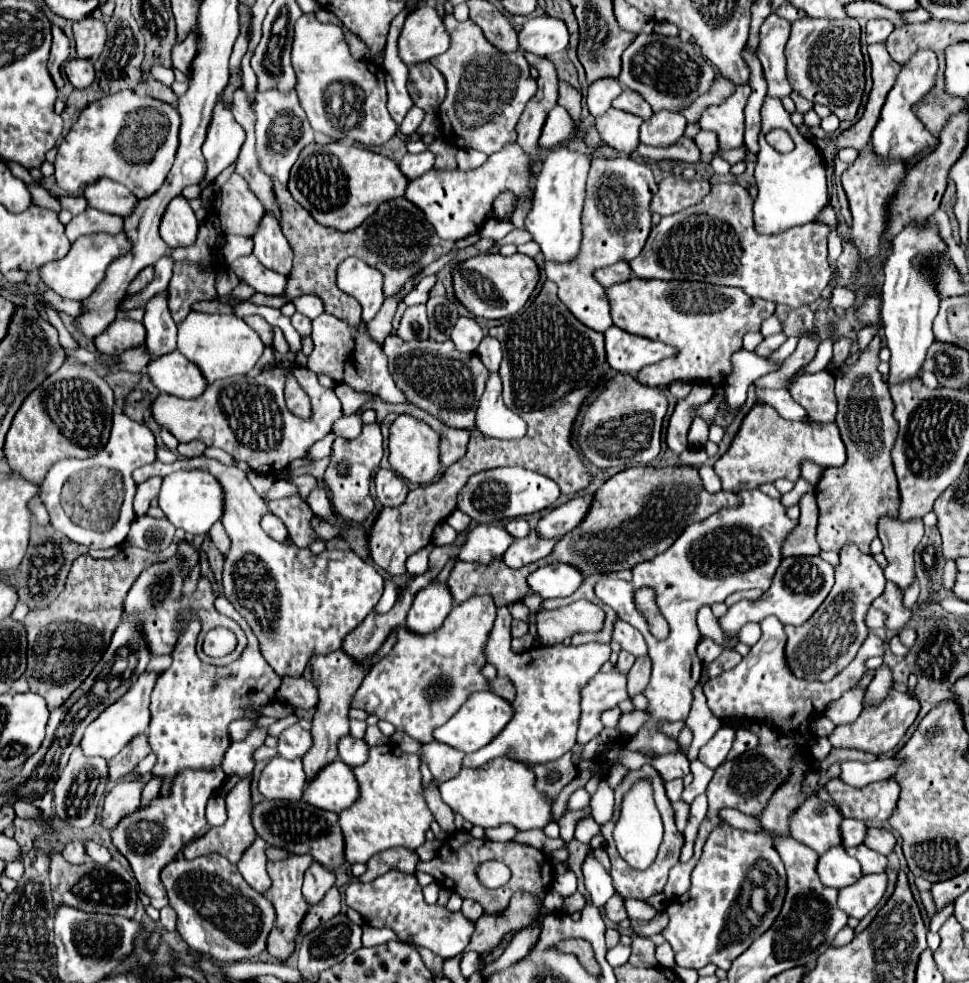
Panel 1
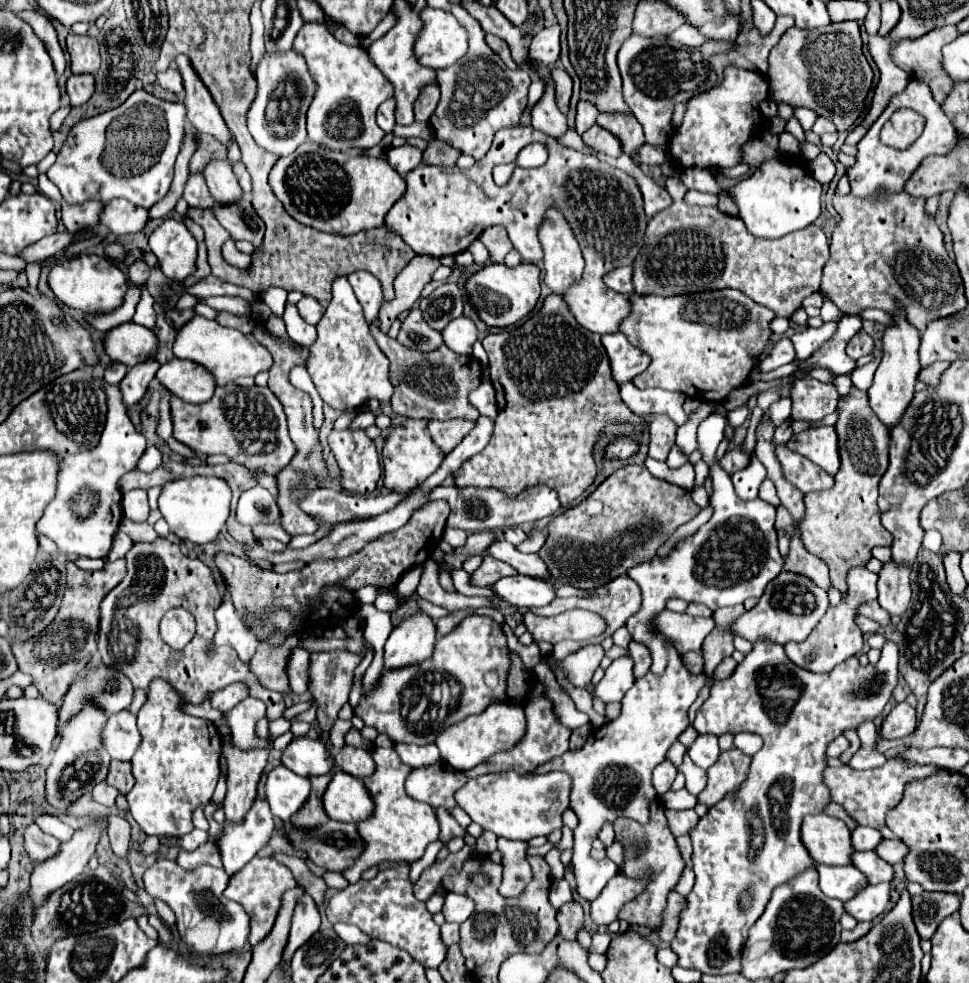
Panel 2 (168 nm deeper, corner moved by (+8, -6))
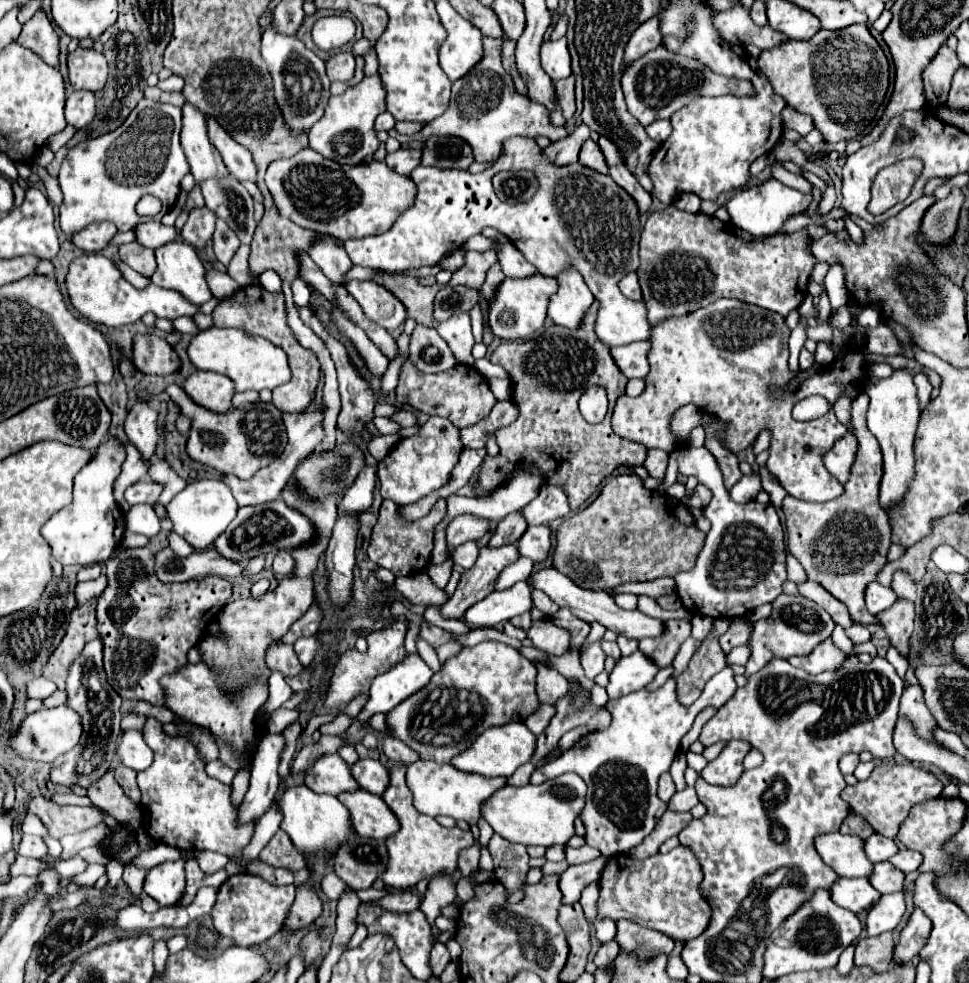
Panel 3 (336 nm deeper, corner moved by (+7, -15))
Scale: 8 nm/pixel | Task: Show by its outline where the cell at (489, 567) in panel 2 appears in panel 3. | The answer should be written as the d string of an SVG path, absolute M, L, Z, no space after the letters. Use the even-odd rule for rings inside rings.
M506 544L500 548L482 546L476 564L462 574L454 596L440 606L440 616L446 620L462 618L468 606L472 606L474 602L482 600L492 592L496 576L518 558L520 552L516 544Z

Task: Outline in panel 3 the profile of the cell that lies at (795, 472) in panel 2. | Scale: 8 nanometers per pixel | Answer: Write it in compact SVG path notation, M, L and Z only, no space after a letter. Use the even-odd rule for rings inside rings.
M720 298L712 304L708 304L706 308L700 308L696 312L686 314L686 316L668 318L666 322L652 328L652 336L650 336L652 350L648 354L650 372L646 376L646 390L638 397L628 397L624 394L616 400L614 416L612 416L614 432L626 440L644 444L648 450L660 448L660 450L671 453L677 448L677 439L670 430L672 414L676 408L692 402L702 412L716 416L724 424L718 438L720 438L722 446L734 454L752 446L762 430L770 430L772 438L770 438L770 456L768 456L766 468L774 476L778 476L782 488L788 494L792 494L800 500L808 500L808 502L826 502L826 500L838 498L844 492L844 486L840 482L836 482L830 476L830 472L824 468L822 456L824 456L824 452L828 452L828 448L832 448L832 442L842 438L848 430L846 430L846 426L842 426L838 422L832 408L822 418L816 418L810 422L796 422L796 420L792 420L792 414L790 414L792 406L798 400L812 396L812 394L824 394L830 404L834 404L844 392L848 398L856 398L856 394L862 388L862 380L864 380L864 372L866 372L864 370L866 356L868 354L890 356L890 354L902 352L900 340L896 338L894 330L886 324L884 316L880 316L880 324L874 330L863 328L858 325L856 320L863 307L849 303L846 306L852 316L851 326L864 333L866 344L860 348L848 350L842 357L834 360L827 369L816 370L813 376L808 376L806 380L800 382L796 392L788 392L788 382L792 378L796 378L796 374L792 374L788 368L788 336L790 336L790 330L784 322L784 316L770 312L770 310L764 310L764 308L758 308L758 306L752 306L752 304L744 304L740 300Z

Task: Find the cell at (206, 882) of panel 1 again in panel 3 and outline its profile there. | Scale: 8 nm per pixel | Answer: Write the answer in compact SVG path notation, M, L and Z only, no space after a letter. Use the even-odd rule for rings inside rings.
M162 862L148 870L144 892L152 896L160 906L172 906L184 892L184 862Z

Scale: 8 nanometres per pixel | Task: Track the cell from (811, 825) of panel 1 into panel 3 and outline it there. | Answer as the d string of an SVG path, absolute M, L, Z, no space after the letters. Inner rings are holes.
M840 832L822 834L816 838L816 850L822 860L842 878L872 876L872 862L866 858L864 840L858 836L844 836Z

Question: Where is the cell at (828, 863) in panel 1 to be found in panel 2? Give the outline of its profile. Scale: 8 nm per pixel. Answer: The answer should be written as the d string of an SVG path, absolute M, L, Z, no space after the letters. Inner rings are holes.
M817 865L817 873L819 873L821 891L827 897L835 897L841 901L855 897L861 889L867 887L867 879L853 865L843 865L843 867Z

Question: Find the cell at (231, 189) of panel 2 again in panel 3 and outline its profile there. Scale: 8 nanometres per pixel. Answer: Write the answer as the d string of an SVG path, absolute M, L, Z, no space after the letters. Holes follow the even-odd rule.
M184 104L182 106L182 148L186 152L186 158L192 168L192 176L198 180L208 180L208 178L222 178L228 176L228 170L224 168L220 154L216 148L212 148L208 140L208 124L202 112L192 106Z

